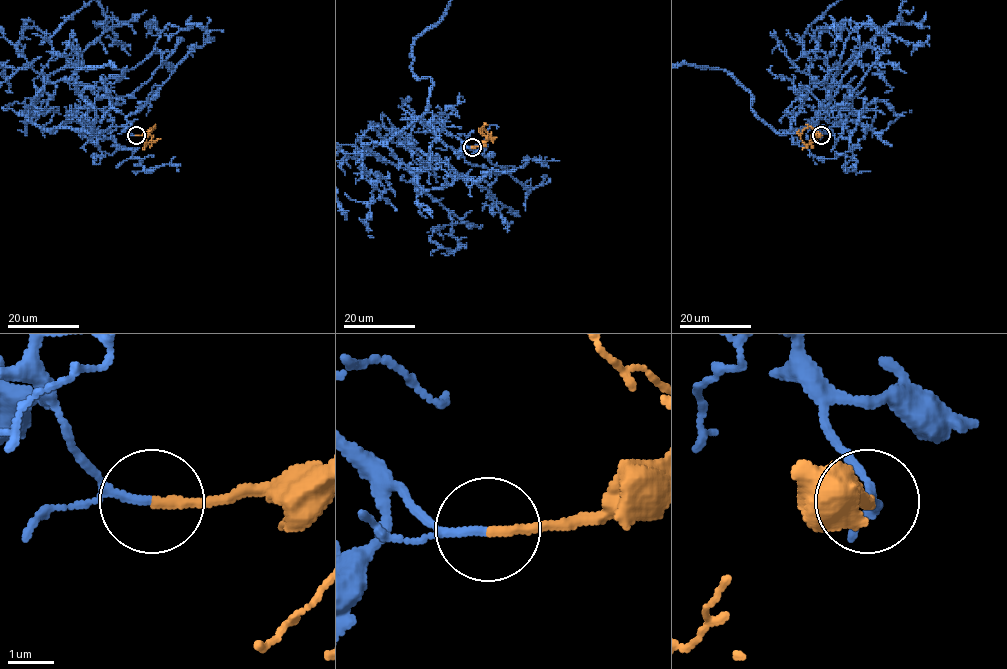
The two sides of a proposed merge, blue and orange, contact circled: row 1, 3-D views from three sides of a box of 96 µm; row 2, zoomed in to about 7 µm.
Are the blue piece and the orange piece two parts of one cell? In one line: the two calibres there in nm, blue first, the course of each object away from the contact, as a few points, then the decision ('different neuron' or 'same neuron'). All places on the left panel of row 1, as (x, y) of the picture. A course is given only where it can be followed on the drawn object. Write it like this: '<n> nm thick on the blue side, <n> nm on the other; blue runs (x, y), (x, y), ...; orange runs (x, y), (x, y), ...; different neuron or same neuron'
120 nm thick on the blue side, 200 nm on the other; orange runs (136, 136), (152, 136), (144, 146), (151, 130); same neuron

